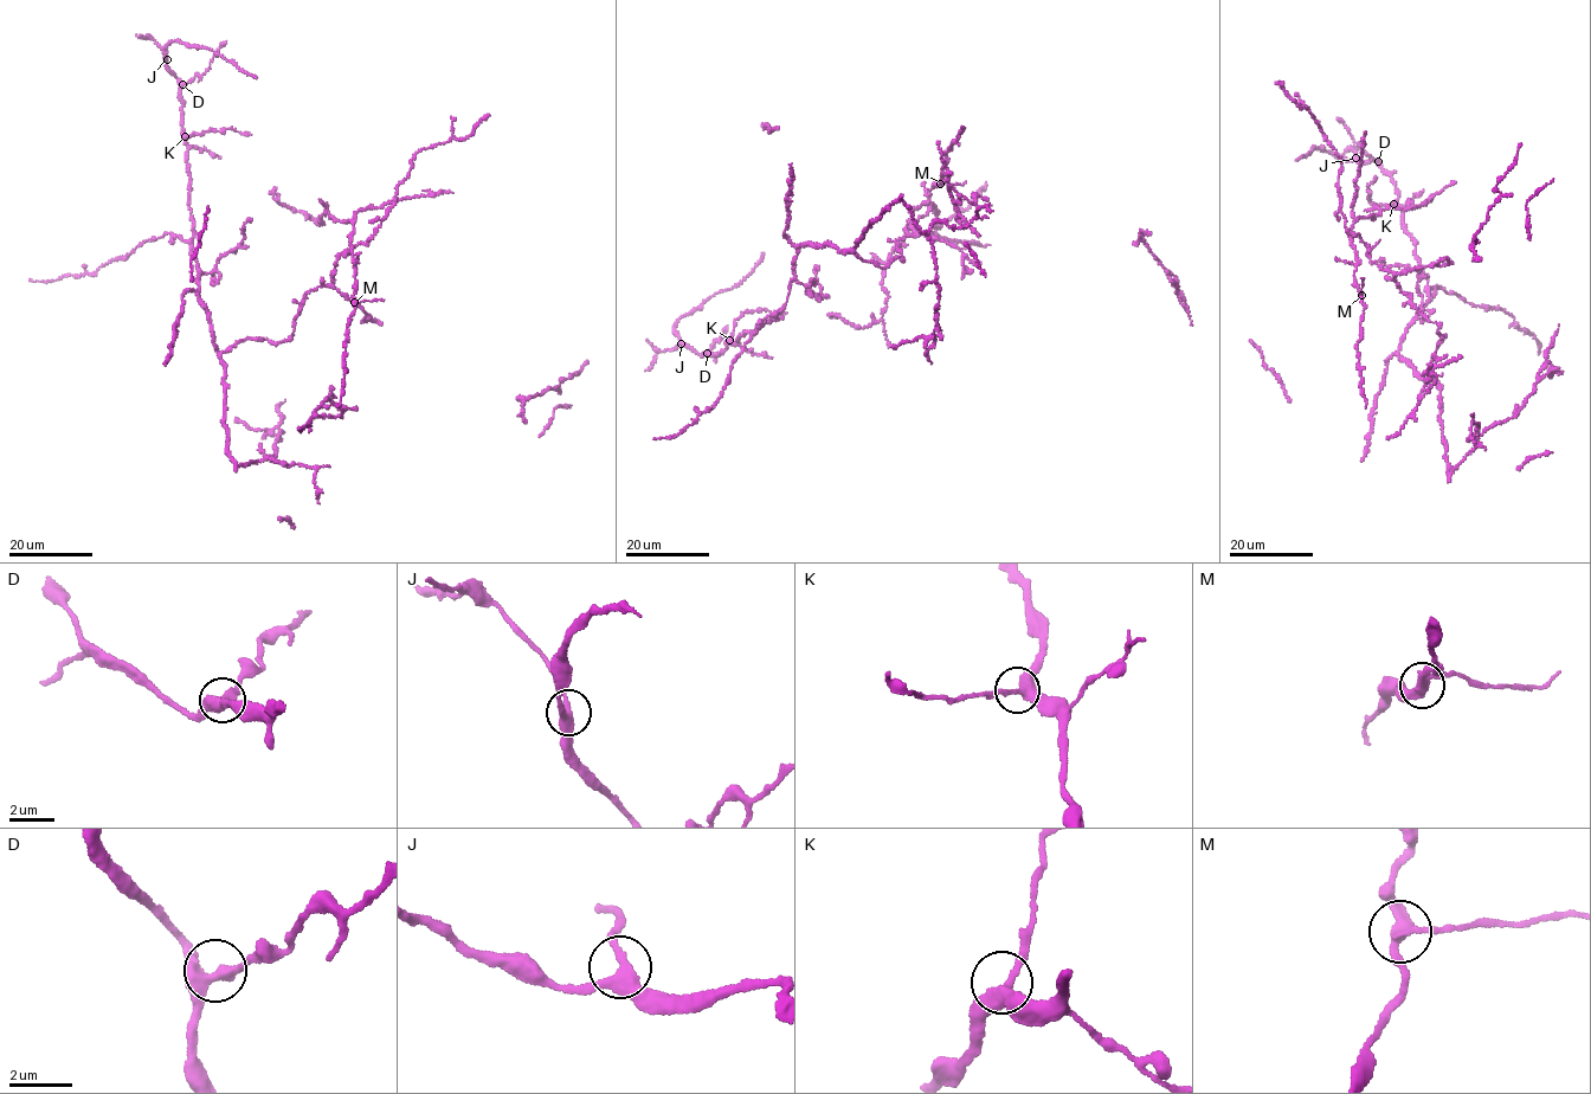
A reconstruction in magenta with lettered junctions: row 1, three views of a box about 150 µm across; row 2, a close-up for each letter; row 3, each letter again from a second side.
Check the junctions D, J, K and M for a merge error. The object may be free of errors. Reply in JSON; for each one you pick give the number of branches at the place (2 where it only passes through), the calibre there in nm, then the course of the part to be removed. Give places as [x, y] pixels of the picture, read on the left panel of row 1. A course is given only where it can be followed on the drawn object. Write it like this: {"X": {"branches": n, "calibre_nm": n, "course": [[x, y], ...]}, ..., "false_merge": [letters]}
{"M": {"branches": 3, "calibre_nm": 360, "course": [[354, 302], [382, 301]]}, "false_merge": ["M"]}

